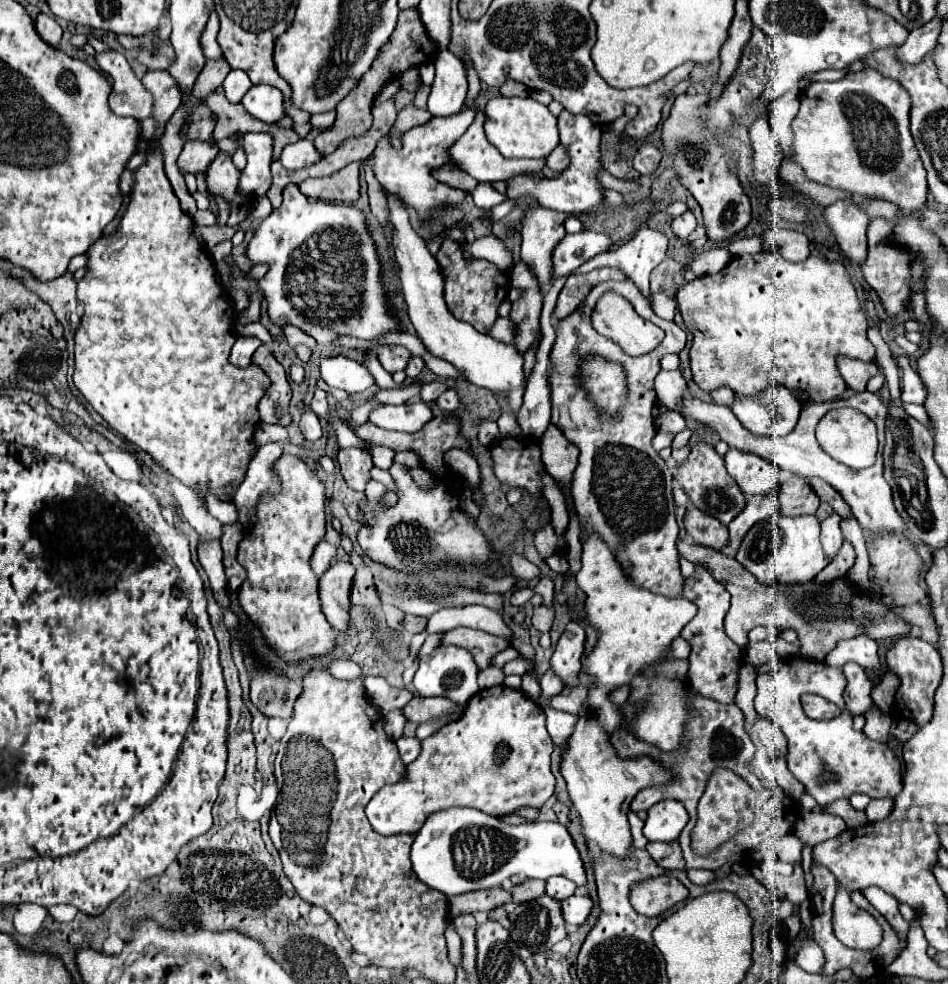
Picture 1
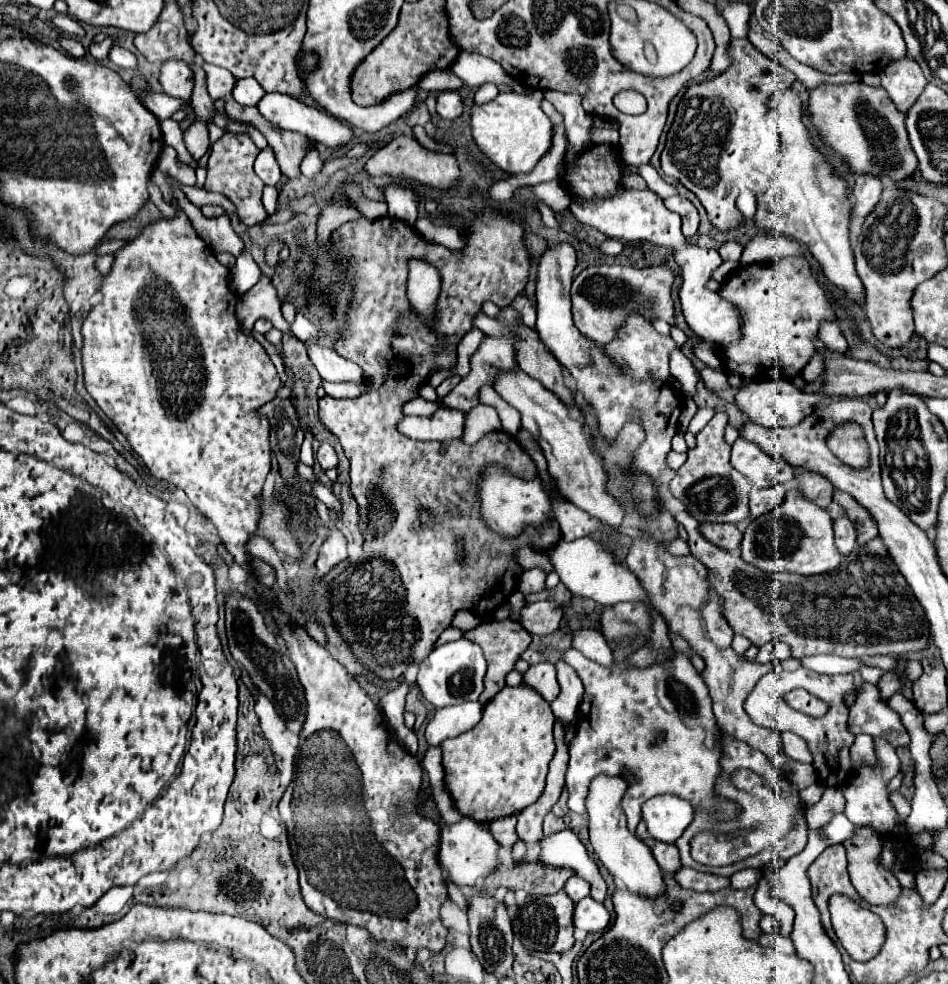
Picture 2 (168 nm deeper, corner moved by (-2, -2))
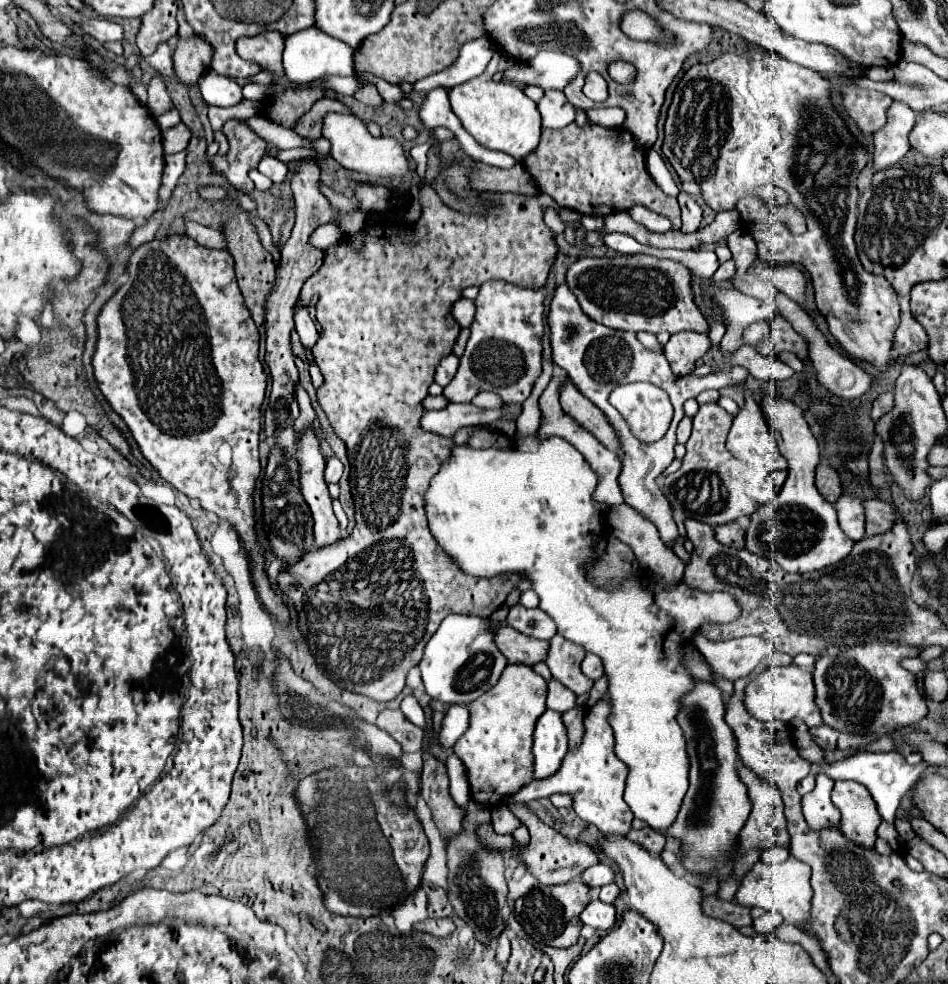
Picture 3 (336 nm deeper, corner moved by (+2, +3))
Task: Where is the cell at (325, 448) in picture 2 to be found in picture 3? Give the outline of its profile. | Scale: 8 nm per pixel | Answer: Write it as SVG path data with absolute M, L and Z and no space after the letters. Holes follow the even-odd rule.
M337 456L327 458L327 462L325 462L325 480L327 480L327 482L339 482L341 472L343 472L341 460L339 460Z

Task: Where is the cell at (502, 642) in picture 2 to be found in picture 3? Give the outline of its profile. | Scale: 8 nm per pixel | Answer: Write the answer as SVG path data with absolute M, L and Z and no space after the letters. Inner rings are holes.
M497 626L495 628L495 644L507 656L509 664L527 664L533 666L535 662L545 660L549 642L535 640L531 636L523 636L521 632L513 630L511 626Z

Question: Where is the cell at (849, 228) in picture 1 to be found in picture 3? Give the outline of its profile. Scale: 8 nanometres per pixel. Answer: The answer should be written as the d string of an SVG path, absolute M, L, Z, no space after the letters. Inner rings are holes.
M893 100L887 110L887 124L879 132L873 134L873 166L871 172L879 172L883 168L895 166L907 152L909 142L907 134L915 124L915 112L903 100Z

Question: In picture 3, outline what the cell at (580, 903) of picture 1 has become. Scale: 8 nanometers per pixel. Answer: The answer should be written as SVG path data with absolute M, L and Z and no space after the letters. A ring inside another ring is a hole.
M591 900L587 908L581 912L581 922L597 928L597 930L609 930L615 924L615 908L613 904L603 904L601 900Z

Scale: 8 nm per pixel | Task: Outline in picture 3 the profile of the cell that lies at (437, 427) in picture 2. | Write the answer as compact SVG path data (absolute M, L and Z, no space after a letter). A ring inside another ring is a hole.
M447 404L443 410L425 412L421 416L421 428L425 432L435 432L439 436L453 438L461 428L475 424L491 424L503 414L515 420L521 414L519 404L503 404L499 410L483 410L475 404Z

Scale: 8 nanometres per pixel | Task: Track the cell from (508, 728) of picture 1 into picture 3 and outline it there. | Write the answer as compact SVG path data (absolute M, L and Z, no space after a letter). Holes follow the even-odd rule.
M509 664L491 690L479 700L469 702L471 724L469 730L453 746L455 756L467 768L467 782L471 798L487 810L495 810L507 796L531 782L531 736L535 720L547 710L545 706L545 678L535 674L531 666Z

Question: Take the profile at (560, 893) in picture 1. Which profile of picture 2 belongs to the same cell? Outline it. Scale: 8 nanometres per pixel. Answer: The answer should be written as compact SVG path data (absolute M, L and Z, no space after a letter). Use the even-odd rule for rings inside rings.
M571 877L565 885L565 893L577 903L577 901L581 901L583 897L587 897L591 893L591 885L581 877Z

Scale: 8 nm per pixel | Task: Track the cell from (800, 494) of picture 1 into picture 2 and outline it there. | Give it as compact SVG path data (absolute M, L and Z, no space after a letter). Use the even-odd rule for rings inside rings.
M805 471L797 477L801 489L803 489L803 495L813 501L815 505L827 509L827 505L833 501L833 491L835 487L831 485L829 479L821 477L819 473L813 473L813 471Z

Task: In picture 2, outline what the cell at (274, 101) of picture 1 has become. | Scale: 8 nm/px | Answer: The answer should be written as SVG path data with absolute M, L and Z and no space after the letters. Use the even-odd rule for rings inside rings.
M267 93L259 101L257 107L263 113L263 117L267 117L267 121L271 121L275 127L289 129L289 131L299 131L299 133L311 137L313 141L323 143L323 145L327 145L331 149L339 149L339 147L347 147L347 145L355 143L355 133L353 133L353 129L349 125L345 125L341 119L329 115L327 111L323 111L319 107L313 107L313 105L297 101L291 95L285 95L285 93Z

